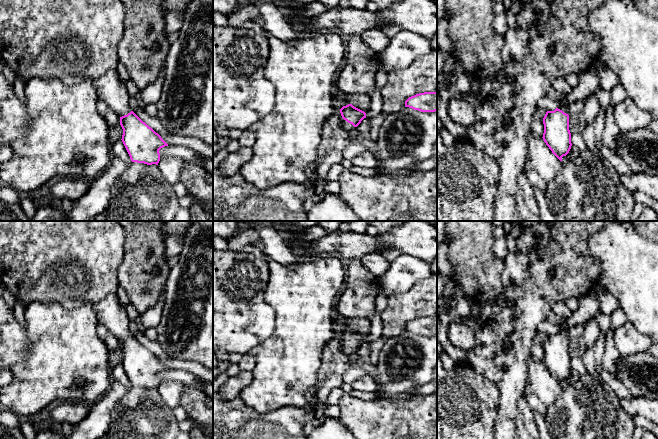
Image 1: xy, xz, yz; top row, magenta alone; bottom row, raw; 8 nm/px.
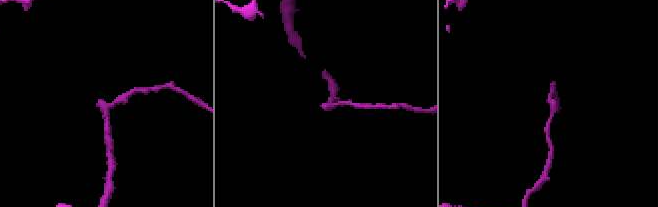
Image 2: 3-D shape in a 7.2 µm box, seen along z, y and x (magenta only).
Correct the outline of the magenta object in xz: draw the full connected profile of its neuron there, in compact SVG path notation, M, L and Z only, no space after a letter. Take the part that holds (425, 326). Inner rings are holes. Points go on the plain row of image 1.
M424 316L409 321L405 325L405 331L421 336L437 335L437 316Z

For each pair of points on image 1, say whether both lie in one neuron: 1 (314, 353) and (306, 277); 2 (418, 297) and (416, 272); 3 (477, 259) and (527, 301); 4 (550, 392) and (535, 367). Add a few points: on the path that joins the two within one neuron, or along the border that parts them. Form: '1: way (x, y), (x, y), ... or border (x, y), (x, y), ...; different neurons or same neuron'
1: way (306, 334), (306, 296); same neuron
2: border (426, 276), (419, 279), (409, 289), (397, 293); different neurons
3: border (504, 259), (502, 292), (496, 300); different neurons
4: way (544, 386), (540, 382), (537, 373); same neuron

